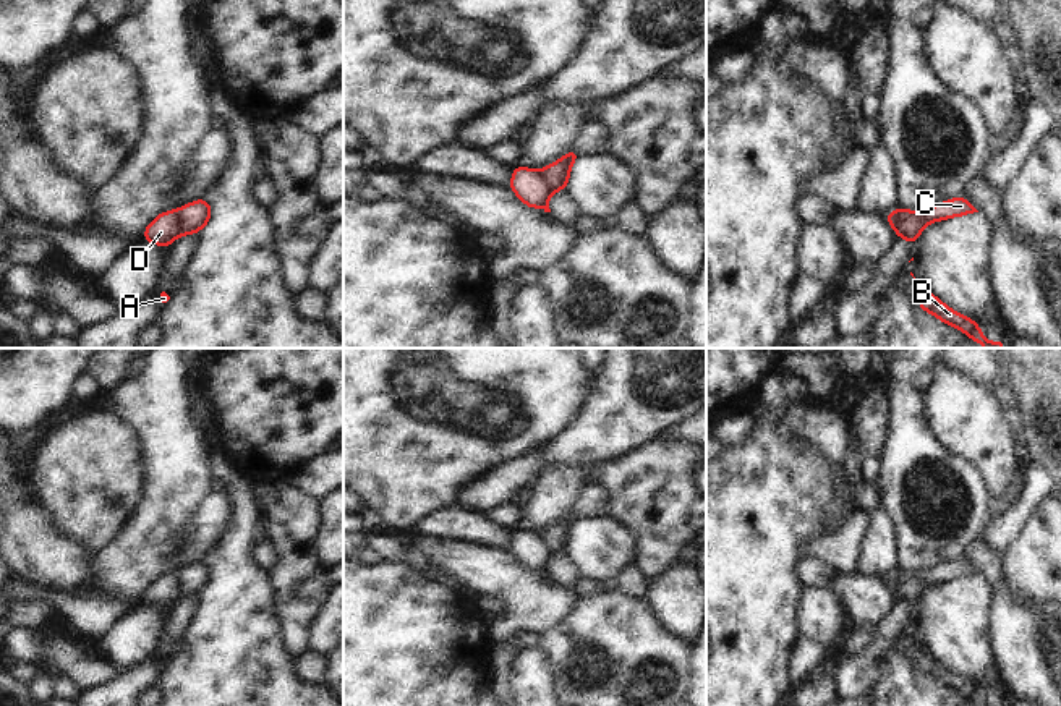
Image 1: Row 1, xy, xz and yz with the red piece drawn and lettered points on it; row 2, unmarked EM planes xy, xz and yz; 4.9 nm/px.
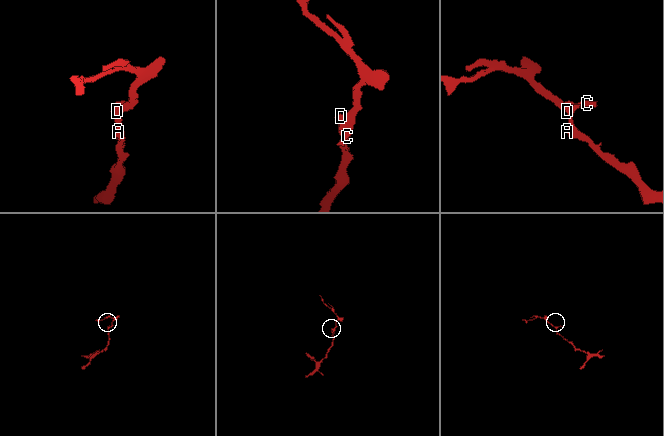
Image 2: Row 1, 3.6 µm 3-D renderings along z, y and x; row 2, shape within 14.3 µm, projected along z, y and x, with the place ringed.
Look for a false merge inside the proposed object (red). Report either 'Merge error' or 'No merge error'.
Merge error.

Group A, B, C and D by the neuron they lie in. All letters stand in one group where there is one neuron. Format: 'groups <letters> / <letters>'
groups A B D / C

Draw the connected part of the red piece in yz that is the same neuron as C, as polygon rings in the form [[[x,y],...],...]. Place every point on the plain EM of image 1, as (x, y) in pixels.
[[[965,559],[956,562],[943,564],[933,570],[917,575],[927,586],[935,586],[938,583],[948,583],[949,580],[962,580],[978,575]]]

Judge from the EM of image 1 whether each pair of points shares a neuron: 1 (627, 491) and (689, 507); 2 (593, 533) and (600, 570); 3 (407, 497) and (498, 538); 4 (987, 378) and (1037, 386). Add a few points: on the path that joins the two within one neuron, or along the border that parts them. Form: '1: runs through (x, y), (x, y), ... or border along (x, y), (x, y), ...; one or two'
1: runs through (642, 491), (651, 491), (668, 507), (674, 507); one
2: runs through (595, 543), (600, 548), (600, 561); one
3: border along (460, 502), (438, 510), (417, 530); two
4: border along (1000, 365), (1003, 382); two

